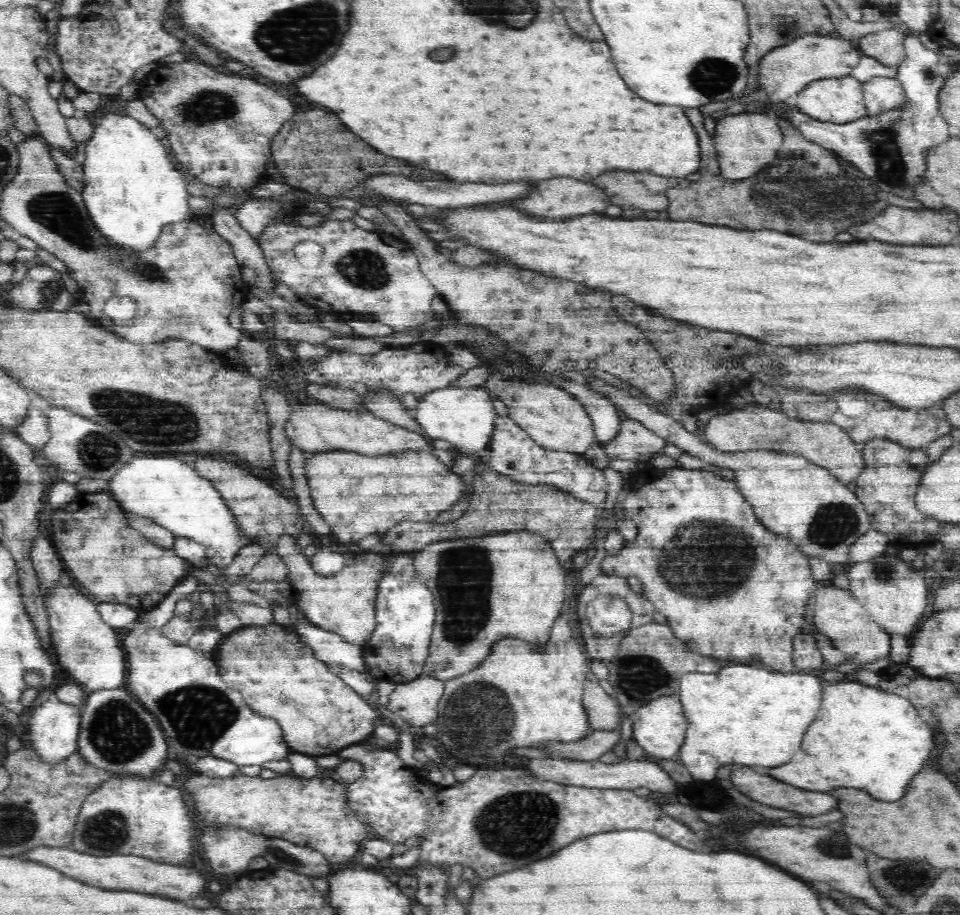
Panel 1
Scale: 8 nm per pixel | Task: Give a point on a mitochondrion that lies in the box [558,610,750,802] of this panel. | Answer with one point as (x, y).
(637, 675)

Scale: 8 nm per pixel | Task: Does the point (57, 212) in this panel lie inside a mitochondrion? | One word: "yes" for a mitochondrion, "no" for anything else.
yes

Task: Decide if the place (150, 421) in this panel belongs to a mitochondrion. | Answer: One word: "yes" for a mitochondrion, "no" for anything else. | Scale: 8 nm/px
yes

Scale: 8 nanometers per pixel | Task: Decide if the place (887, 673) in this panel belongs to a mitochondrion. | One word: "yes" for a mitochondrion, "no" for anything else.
no

